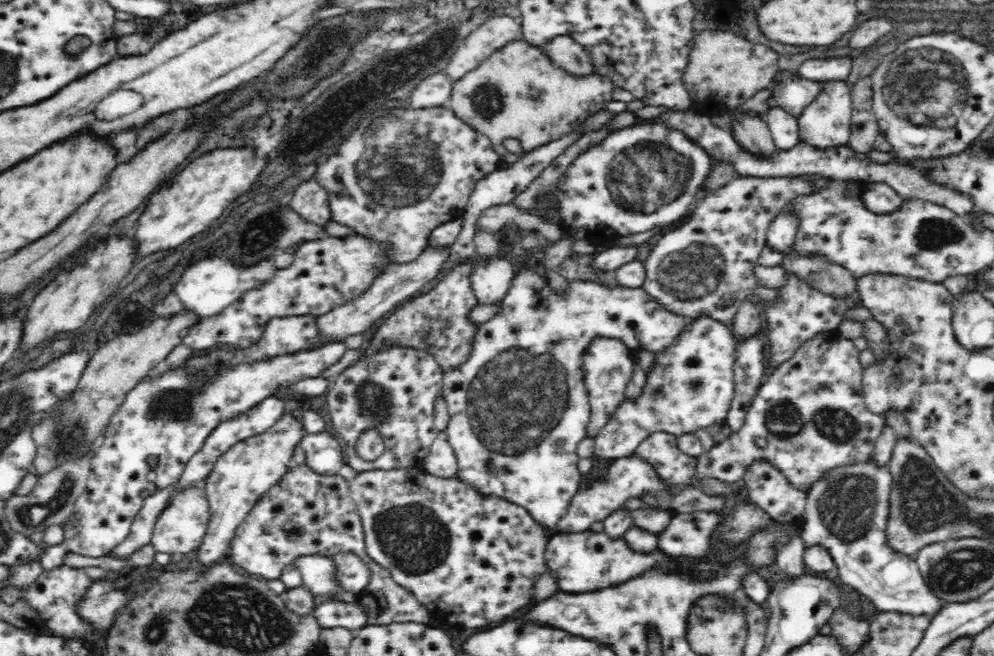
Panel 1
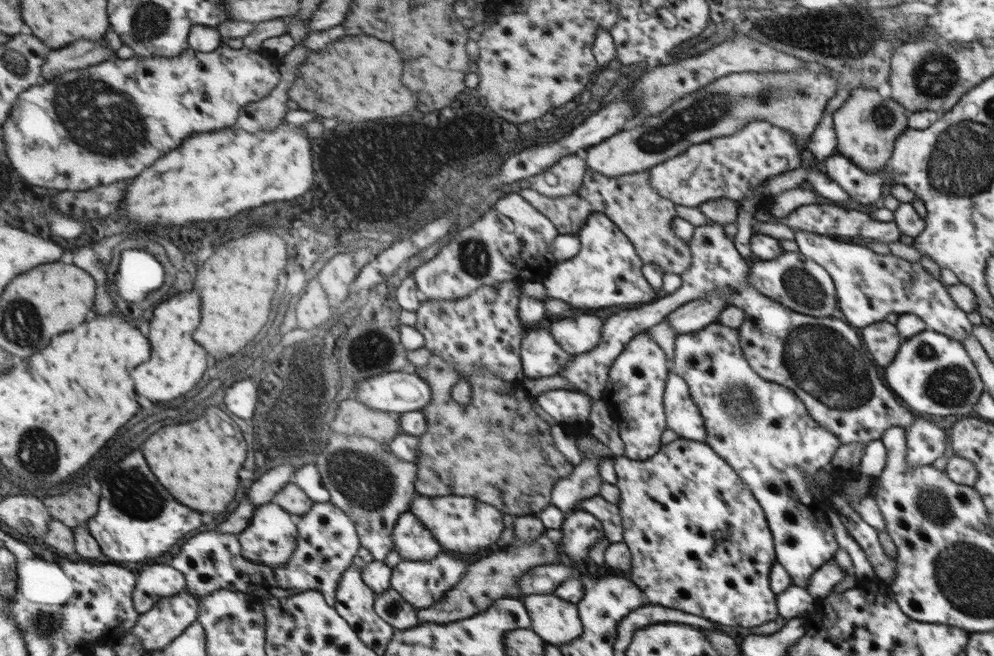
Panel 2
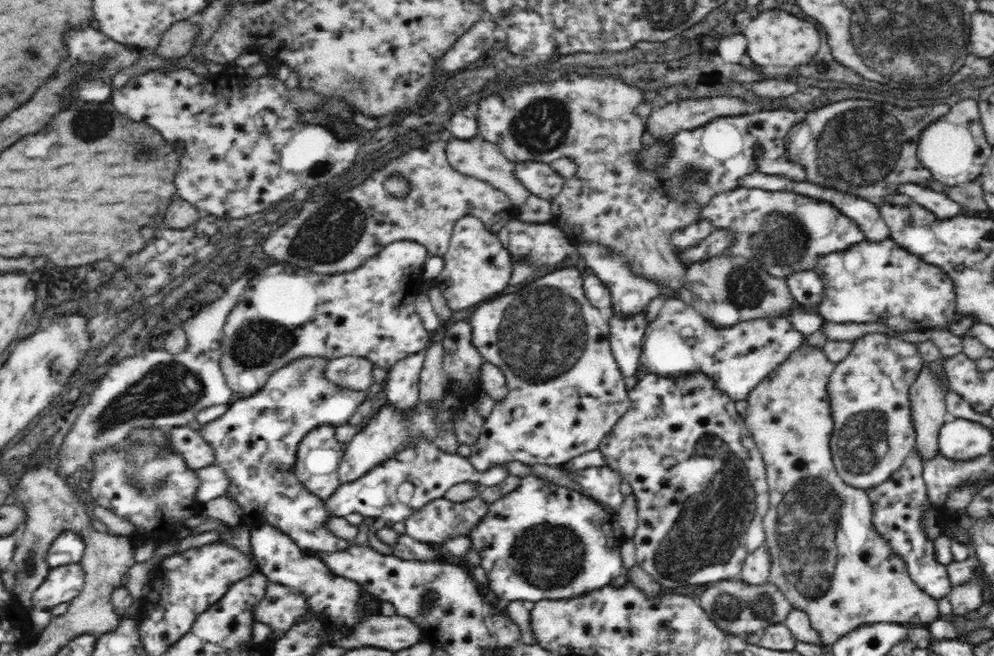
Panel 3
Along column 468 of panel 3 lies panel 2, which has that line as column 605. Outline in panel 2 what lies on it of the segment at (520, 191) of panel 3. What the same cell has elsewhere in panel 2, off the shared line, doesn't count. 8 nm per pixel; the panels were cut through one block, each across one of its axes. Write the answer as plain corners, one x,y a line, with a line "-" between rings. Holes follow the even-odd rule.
796,70
790,74
730,74
674,102
659,116
610,136
590,147
585,164
608,177
637,173
672,158
680,157
690,146
713,138
730,136
760,118
785,128
799,141
808,140
822,119
824,110
836,94
836,80
812,70

